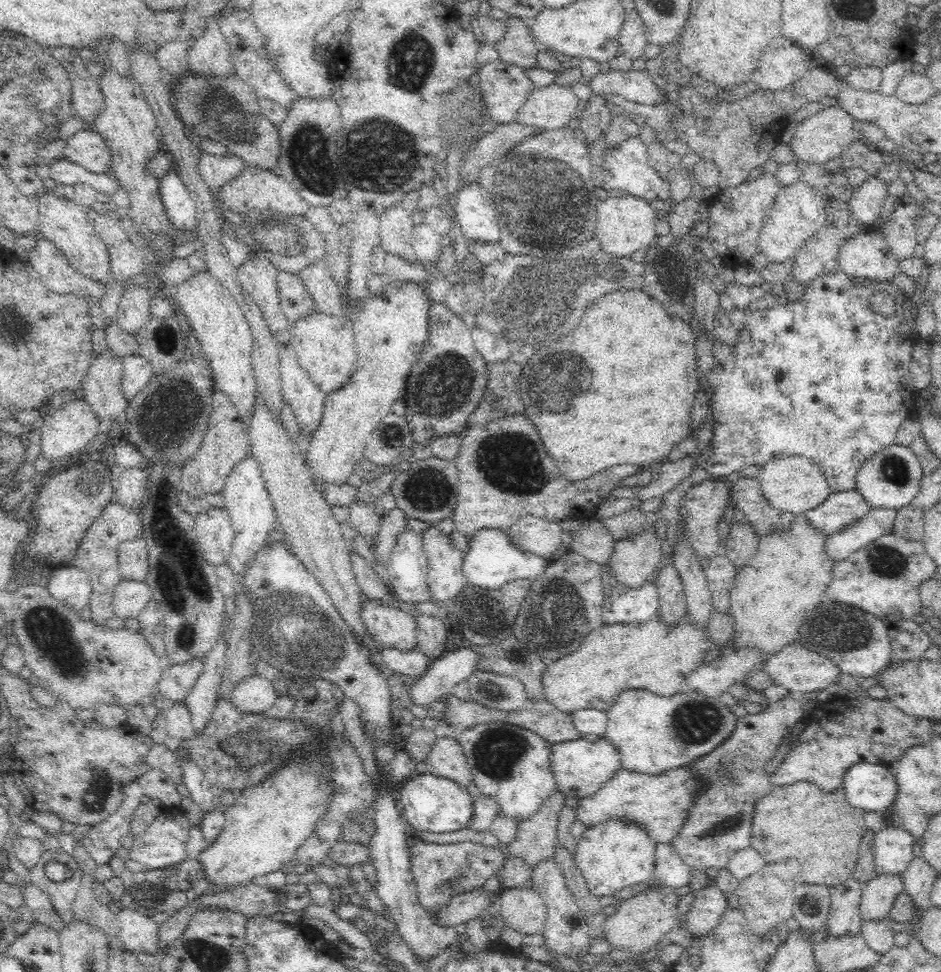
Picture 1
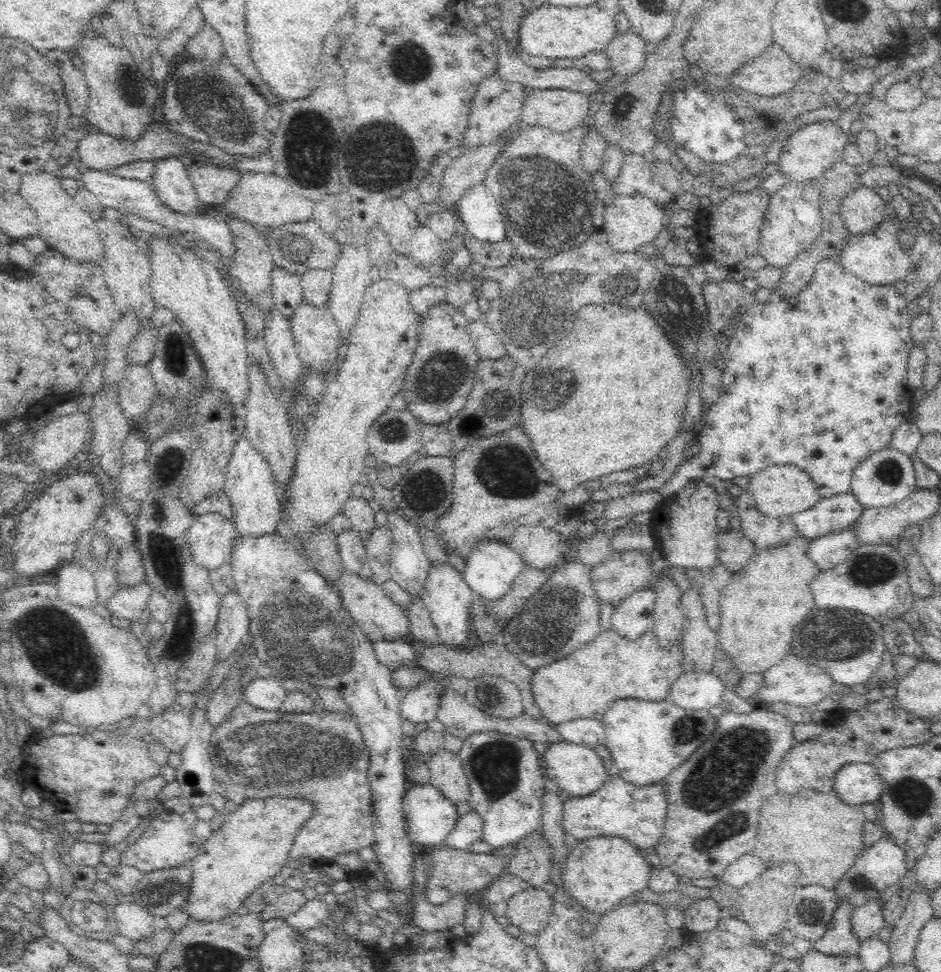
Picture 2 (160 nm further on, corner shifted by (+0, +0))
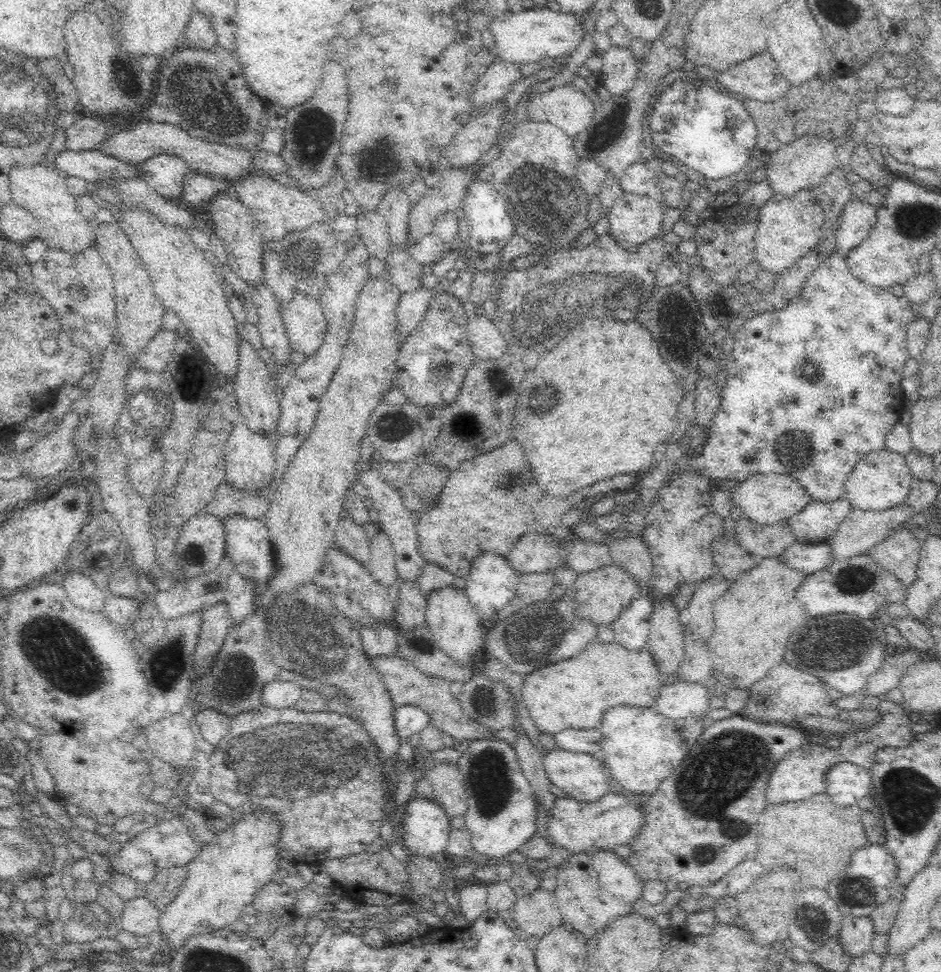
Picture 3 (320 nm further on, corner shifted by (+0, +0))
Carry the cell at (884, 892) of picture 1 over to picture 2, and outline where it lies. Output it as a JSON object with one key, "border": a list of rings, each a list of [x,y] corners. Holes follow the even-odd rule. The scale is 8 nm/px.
{"border":[[[880,896],[878,899],[870,899],[862,906],[855,908],[850,916],[852,933],[856,935],[859,942],[872,940],[877,935],[880,928],[885,926],[882,919],[882,907],[880,907]]]}

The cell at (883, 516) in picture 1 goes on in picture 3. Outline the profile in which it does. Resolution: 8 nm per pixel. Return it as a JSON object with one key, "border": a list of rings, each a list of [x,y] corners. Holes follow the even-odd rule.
{"border":[[[795,541],[782,554],[776,555],[776,559],[798,572],[804,572],[805,575],[822,570],[824,566],[828,566],[833,561],[827,541],[818,543]]]}

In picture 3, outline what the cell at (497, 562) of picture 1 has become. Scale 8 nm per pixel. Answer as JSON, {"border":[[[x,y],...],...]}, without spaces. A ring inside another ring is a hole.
{"border":[[[486,552],[474,560],[465,580],[465,595],[470,605],[476,609],[478,616],[485,624],[503,616],[506,606],[516,596],[520,574],[516,572],[504,557]]]}

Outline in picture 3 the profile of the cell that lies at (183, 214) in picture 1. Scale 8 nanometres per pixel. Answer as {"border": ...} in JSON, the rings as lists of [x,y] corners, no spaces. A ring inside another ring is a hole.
{"border":[[[154,154],[140,168],[140,177],[169,200],[180,196],[183,178],[190,171],[187,162],[175,154]]]}

